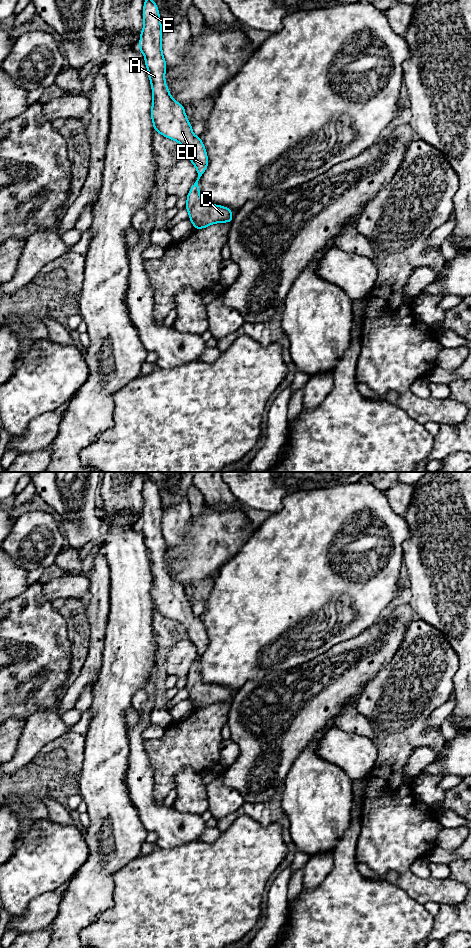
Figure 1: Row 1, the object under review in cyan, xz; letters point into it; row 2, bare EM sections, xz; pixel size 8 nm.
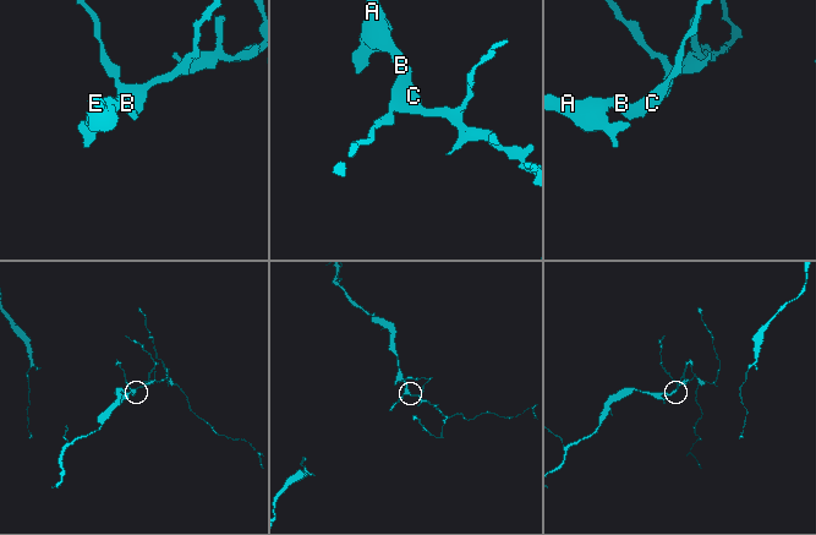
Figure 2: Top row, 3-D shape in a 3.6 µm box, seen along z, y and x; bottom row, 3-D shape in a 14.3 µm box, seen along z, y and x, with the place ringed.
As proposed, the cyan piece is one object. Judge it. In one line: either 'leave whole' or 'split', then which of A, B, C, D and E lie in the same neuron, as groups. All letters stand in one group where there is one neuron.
leave whole; groups A B C D E

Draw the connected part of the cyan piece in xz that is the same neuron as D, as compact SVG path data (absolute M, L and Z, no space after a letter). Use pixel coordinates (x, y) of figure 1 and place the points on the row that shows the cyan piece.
M145 0L143 20L139 49L145 57L152 87L151 118L154 131L184 146L187 158L194 164L198 173L198 178L187 195L185 208L189 219L195 229L206 228L214 223L230 223L233 216L229 208L204 203L200 198L198 181L208 166L207 152L201 138L193 134L183 105L171 97L165 83L167 64L162 53L162 26L158 7L153 0Z

